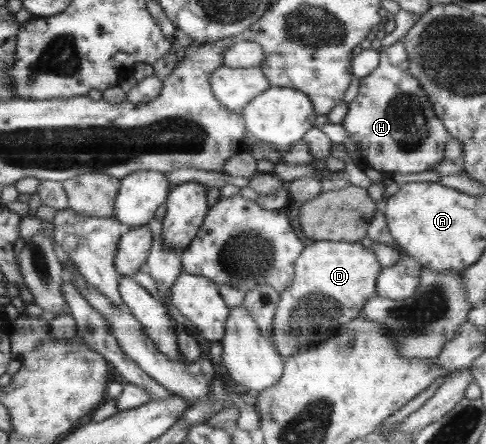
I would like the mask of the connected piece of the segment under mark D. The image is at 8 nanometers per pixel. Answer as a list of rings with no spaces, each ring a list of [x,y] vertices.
[[[332,240],[314,241],[306,246],[294,264],[294,279],[279,293],[279,301],[272,319],[271,343],[285,361],[288,356],[302,352],[324,342],[337,334],[341,325],[359,316],[366,301],[376,293],[376,281],[382,271],[374,252],[357,242],[342,242]]]

